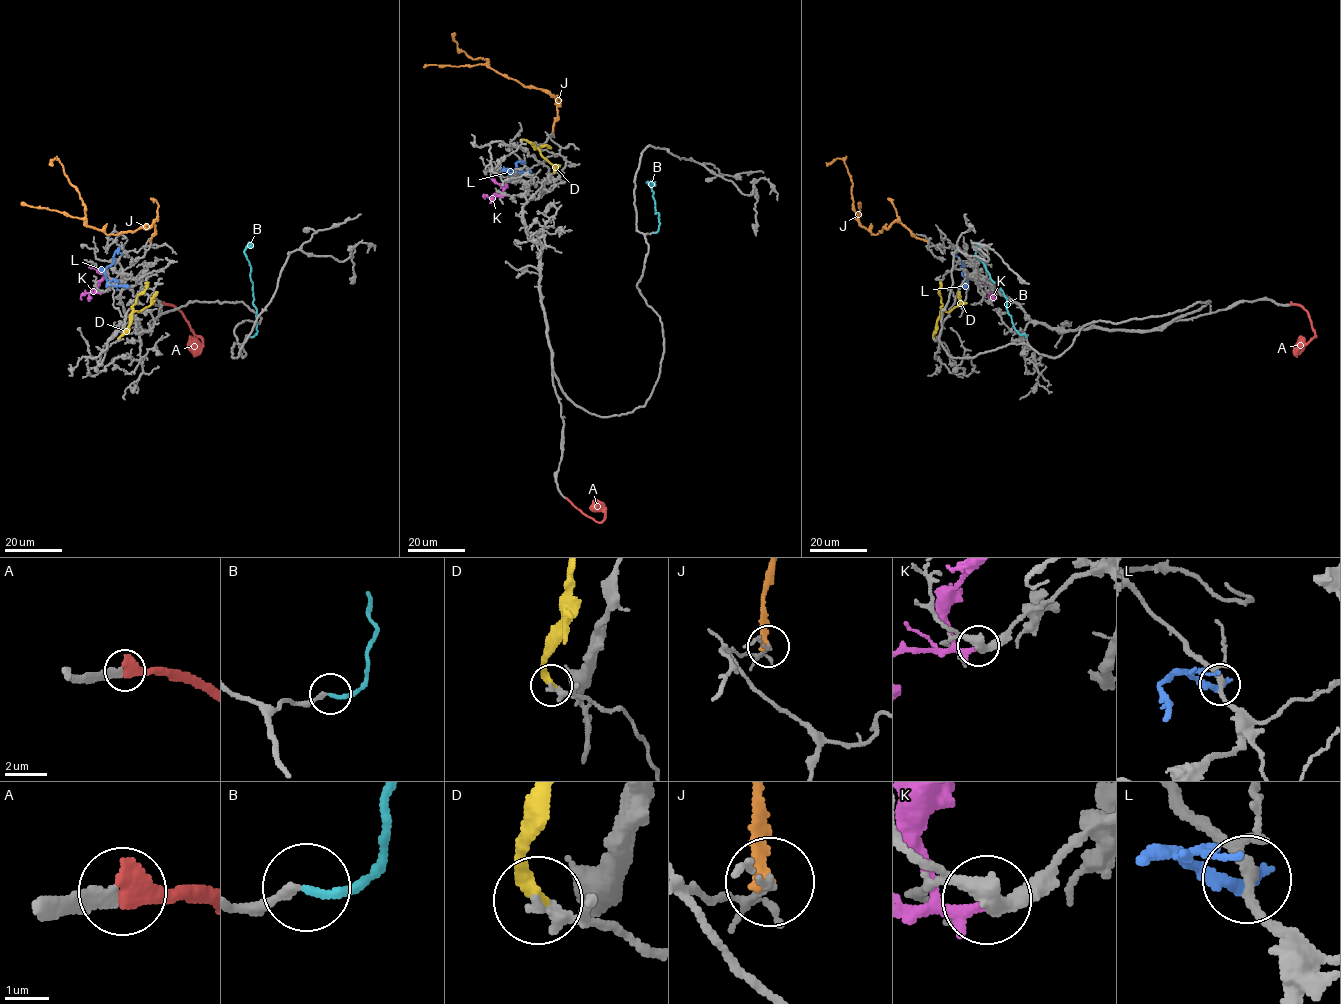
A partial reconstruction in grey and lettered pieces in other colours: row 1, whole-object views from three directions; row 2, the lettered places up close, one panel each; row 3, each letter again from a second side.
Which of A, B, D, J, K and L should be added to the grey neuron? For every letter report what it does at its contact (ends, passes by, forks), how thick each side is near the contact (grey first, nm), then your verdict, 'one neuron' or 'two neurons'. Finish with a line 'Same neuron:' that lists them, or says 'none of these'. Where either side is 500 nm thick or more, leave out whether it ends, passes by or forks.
A: it ends | 280/360 nm | one neuron
B: it ends | 200/180 nm | one neuron
D: it ends | 240/400 nm | two neurons
J: it ends | 80/240 nm | two neurons
K: it ends | 400/240 nm | two neurons
L: it ends | 180/300 nm | two neurons
Same neuron: A, B

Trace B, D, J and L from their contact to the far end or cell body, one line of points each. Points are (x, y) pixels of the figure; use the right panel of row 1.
B: (1026, 337), (1016, 330), (1008, 313), (1006, 298), (977, 257), (975, 244)
D: (934, 339), (940, 313), (949, 311), (959, 304), (960, 291)
J: (927, 241), (917, 238), (897, 221), (872, 234), (859, 222), (844, 161), (836, 158), (826, 163)
L: (956, 246), (955, 252), (962, 263), (962, 275), (967, 284), (964, 287)

